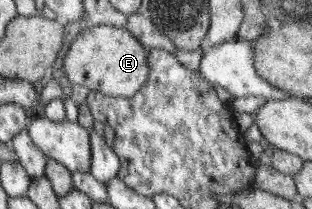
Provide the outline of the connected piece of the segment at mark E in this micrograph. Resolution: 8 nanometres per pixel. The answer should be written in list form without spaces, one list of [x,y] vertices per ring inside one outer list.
[[[99,25],[81,31],[64,59],[64,71],[72,84],[87,86],[90,90],[107,96],[129,99],[137,94],[151,71],[149,50],[125,26]]]

